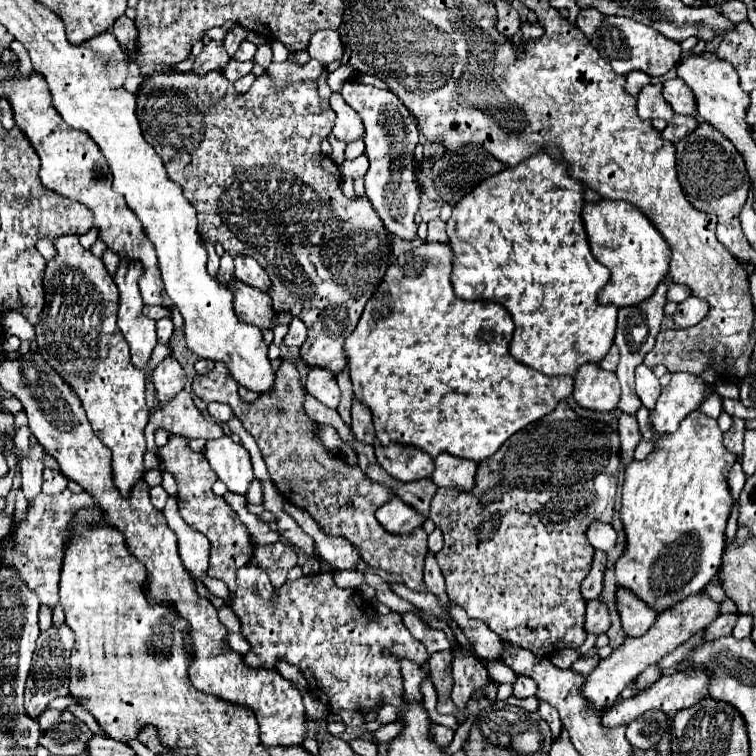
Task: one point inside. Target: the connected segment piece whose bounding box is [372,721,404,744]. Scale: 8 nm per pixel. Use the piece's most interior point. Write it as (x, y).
(387, 732)

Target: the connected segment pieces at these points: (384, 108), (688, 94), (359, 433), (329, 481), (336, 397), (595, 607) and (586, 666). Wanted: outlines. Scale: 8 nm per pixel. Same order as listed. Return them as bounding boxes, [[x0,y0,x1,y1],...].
[[340,81,420,241],[662,77,696,117],[352,399,376,445],[192,359,428,591],[306,369,340,409],[584,599,610,635],[570,655,600,676]]

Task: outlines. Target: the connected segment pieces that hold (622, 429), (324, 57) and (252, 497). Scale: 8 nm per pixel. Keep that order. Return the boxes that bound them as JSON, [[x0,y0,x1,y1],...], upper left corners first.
[[618,413,642,465],[308,31,344,65],[246,479,262,505]]

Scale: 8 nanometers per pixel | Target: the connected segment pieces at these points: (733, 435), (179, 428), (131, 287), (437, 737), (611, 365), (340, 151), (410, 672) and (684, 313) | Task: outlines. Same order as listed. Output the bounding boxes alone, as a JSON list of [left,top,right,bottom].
[[724,419,744,459],[144,391,224,453],[114,261,156,371],[430,725,454,747],[600,345,618,371],[327,134,346,165],[400,661,426,703],[672,297,708,329]]

